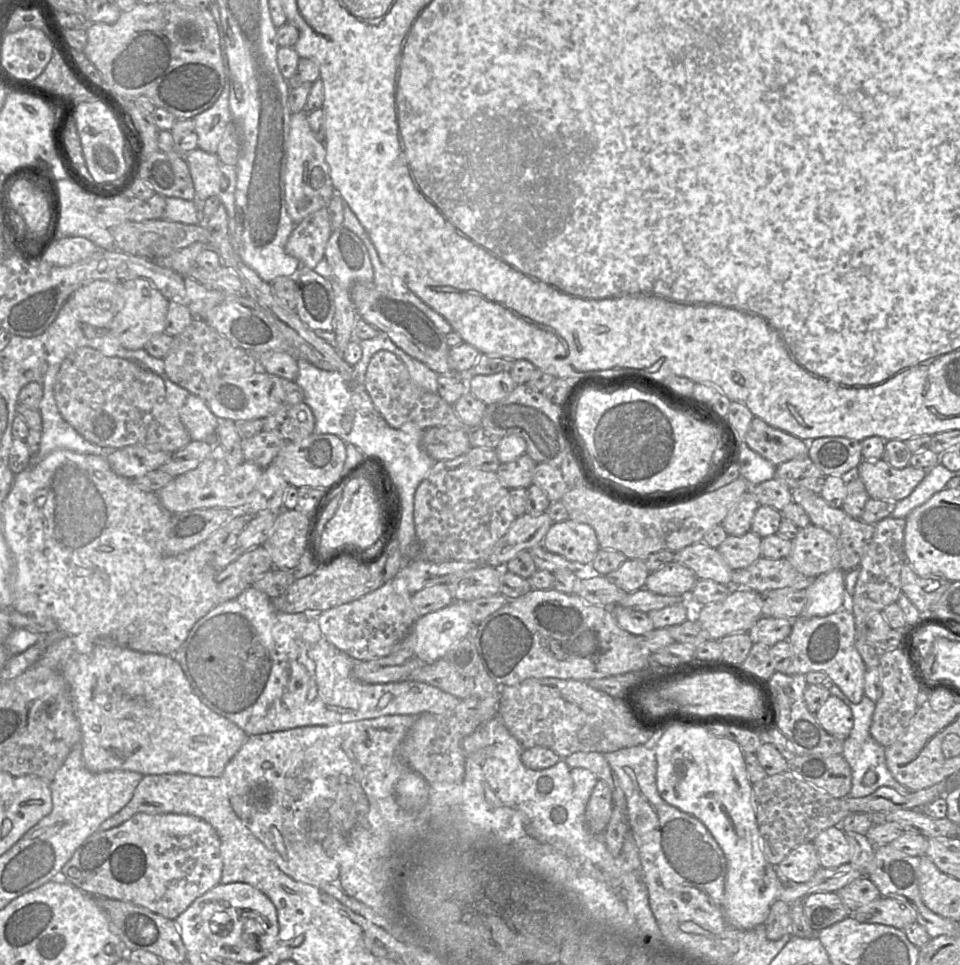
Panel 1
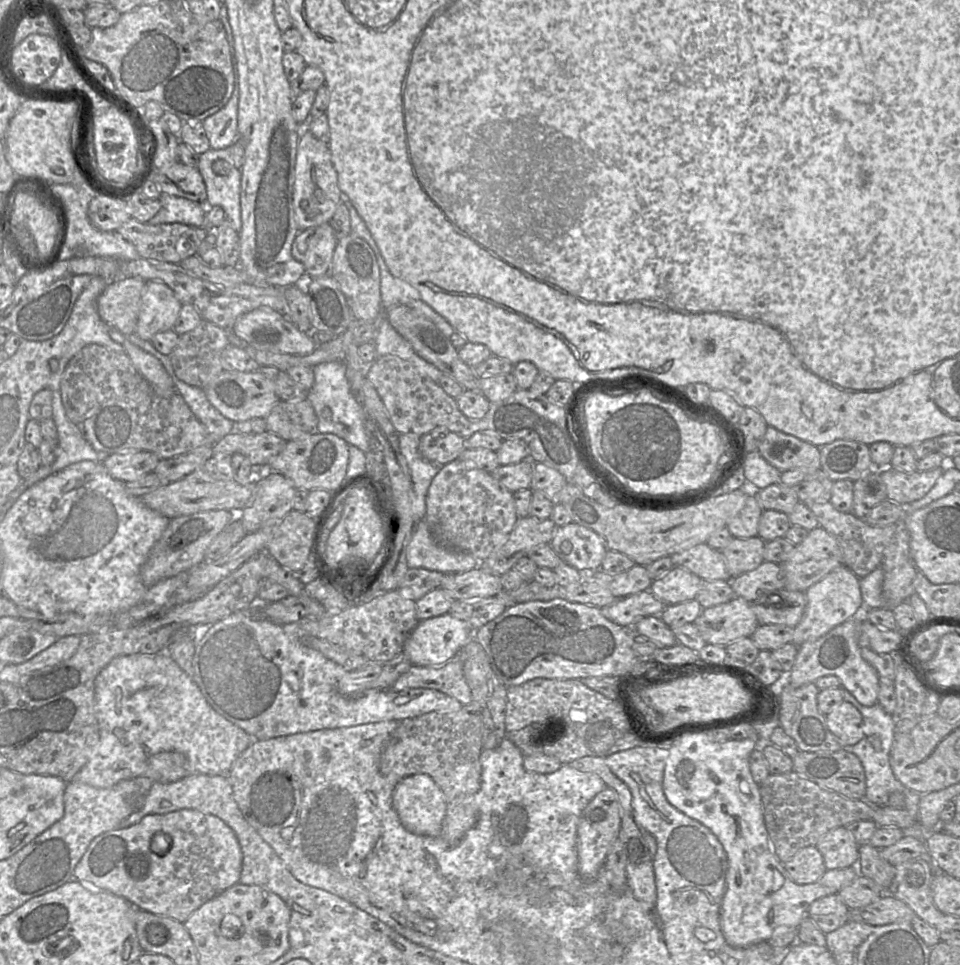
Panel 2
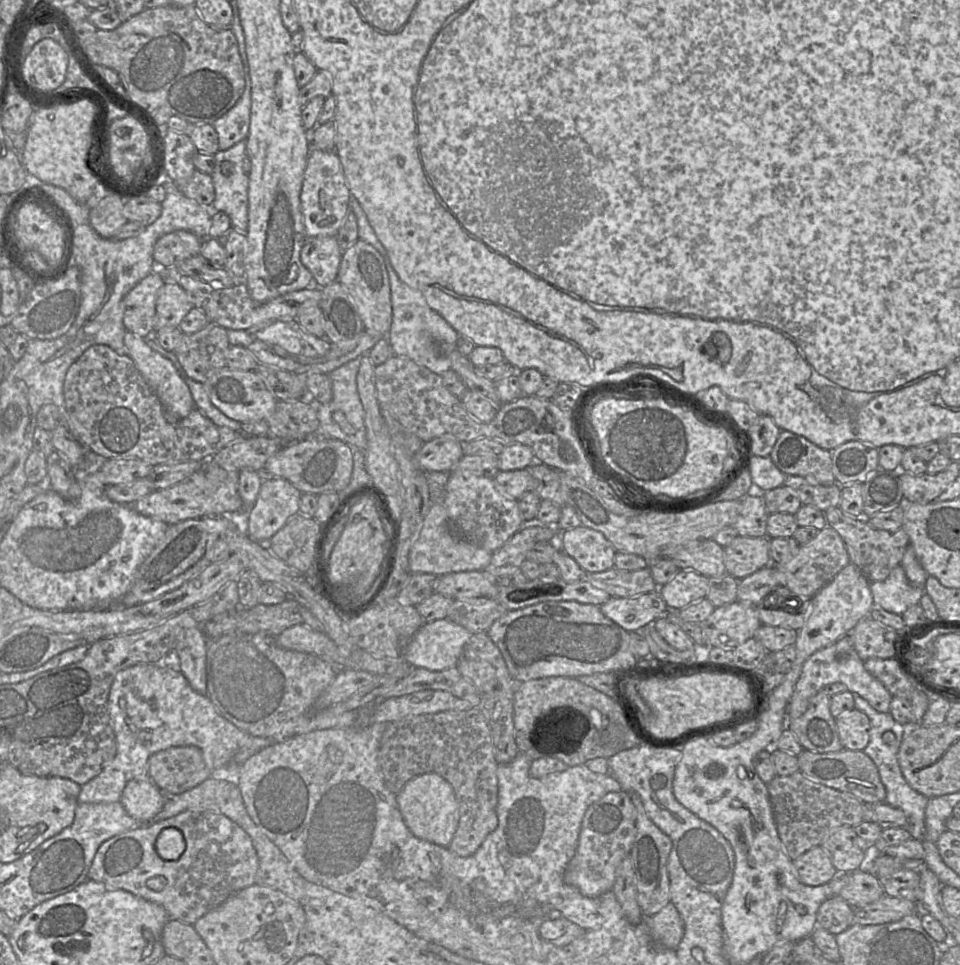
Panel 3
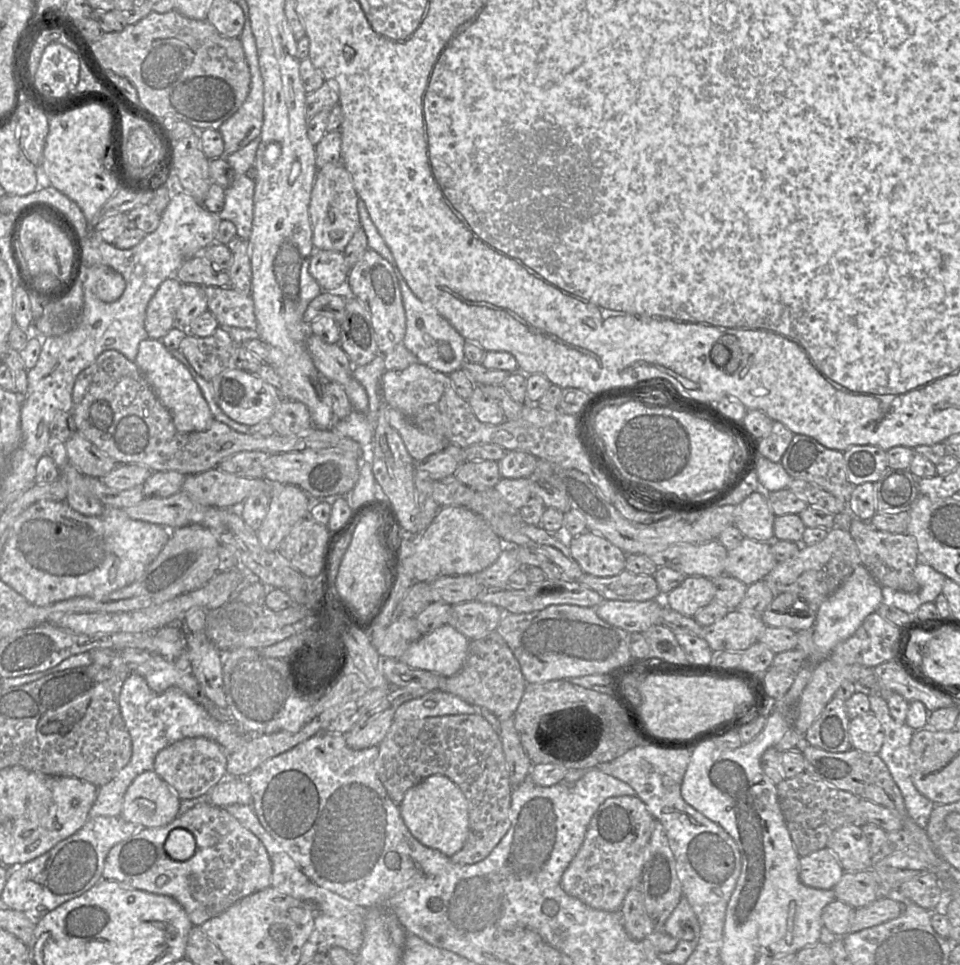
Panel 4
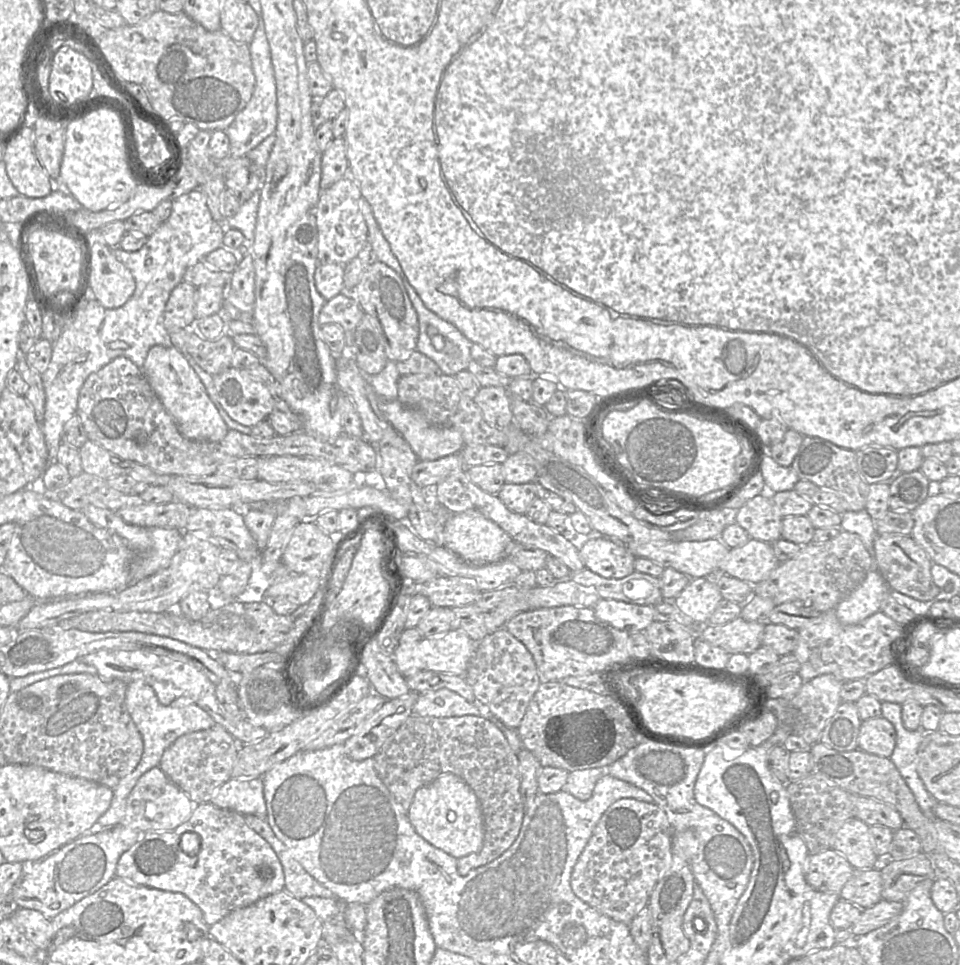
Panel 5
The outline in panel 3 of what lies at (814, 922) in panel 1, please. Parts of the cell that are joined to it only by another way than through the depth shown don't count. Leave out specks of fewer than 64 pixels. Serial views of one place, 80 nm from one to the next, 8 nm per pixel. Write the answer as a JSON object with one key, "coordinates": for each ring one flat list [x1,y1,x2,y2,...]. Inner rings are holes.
{"coordinates":[[839,896,826,899,817,912,817,927,837,935,852,925,853,907]]}

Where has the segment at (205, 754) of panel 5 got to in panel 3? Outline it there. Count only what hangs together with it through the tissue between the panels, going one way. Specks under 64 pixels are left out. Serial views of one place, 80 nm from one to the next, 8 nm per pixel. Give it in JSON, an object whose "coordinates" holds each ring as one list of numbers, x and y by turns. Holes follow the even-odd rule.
{"coordinates":[[195,746,171,747,153,754,148,763,147,775,163,793,184,793,209,777,212,771,206,766,202,752]]}

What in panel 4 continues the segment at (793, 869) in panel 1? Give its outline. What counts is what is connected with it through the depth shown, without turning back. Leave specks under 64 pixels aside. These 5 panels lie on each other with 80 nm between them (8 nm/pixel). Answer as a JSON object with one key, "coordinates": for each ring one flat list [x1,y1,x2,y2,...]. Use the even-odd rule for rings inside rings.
{"coordinates":[[827,848,800,857,799,877,802,883,817,889,834,889,845,871]]}

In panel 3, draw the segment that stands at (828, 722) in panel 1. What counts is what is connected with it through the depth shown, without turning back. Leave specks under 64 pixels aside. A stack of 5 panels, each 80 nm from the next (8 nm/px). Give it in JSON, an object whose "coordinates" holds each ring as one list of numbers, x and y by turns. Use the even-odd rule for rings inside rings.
{"coordinates":[[856,708,836,717,836,727,844,749,863,751,870,741,870,720]]}

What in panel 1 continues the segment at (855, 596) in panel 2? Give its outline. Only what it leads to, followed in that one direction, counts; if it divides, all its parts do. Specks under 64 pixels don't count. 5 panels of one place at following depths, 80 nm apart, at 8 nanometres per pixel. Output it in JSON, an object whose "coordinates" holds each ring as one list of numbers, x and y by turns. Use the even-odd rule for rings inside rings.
{"coordinates":[[835,569,821,574,806,588,807,603,801,617,824,617,842,608,851,610,845,587,845,572]]}

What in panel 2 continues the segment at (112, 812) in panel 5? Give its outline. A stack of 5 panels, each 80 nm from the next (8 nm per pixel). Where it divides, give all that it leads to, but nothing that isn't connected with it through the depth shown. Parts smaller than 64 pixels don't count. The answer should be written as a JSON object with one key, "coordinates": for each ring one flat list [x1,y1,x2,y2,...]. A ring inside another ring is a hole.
{"coordinates":[[167,653,118,656,95,679,100,739,73,781,96,788,144,776,147,760,160,752,183,754,198,774,224,775,257,738,218,714]]}

